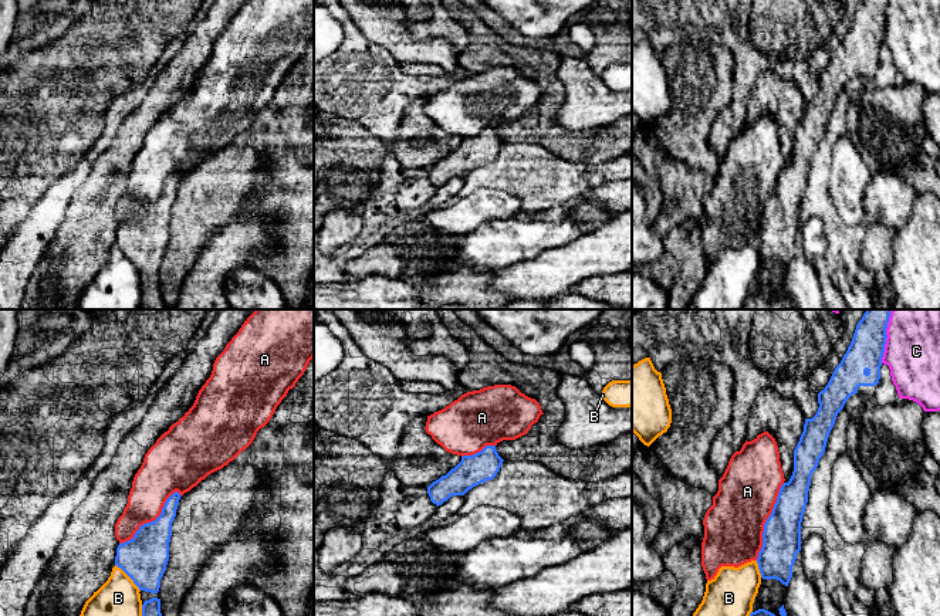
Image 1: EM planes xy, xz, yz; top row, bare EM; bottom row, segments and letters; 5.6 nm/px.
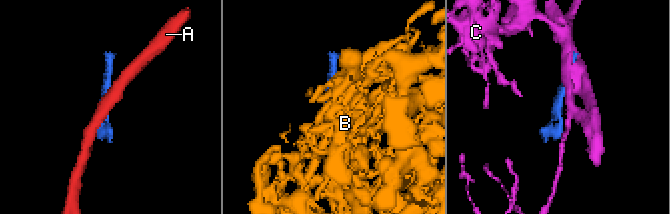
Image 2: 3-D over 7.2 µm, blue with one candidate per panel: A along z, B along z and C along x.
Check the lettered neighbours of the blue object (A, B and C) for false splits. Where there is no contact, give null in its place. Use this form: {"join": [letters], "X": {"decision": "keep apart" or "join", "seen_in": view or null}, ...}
{"join": [], "A": {"decision": "keep apart", "seen_in": "yz"}, "B": {"decision": "keep apart", "seen_in": "xy"}, "C": {"decision": "keep apart", "seen_in": "yz"}}

